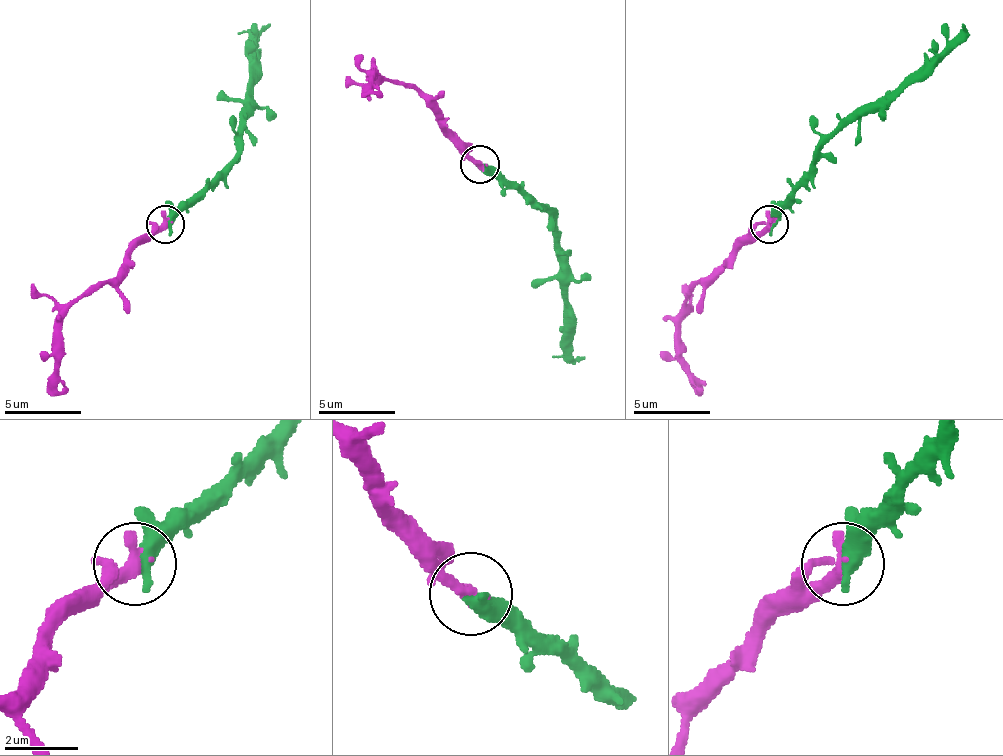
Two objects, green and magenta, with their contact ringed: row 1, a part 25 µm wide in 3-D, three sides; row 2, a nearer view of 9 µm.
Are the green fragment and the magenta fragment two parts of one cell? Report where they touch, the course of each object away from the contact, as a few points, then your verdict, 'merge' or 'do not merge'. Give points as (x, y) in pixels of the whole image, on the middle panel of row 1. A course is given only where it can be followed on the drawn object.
(479, 164) | green via (480, 163), (496, 167), (553, 220), (564, 346), (583, 357) | magenta via (480, 163), (412, 86), (374, 75), (366, 94) | do not merge

